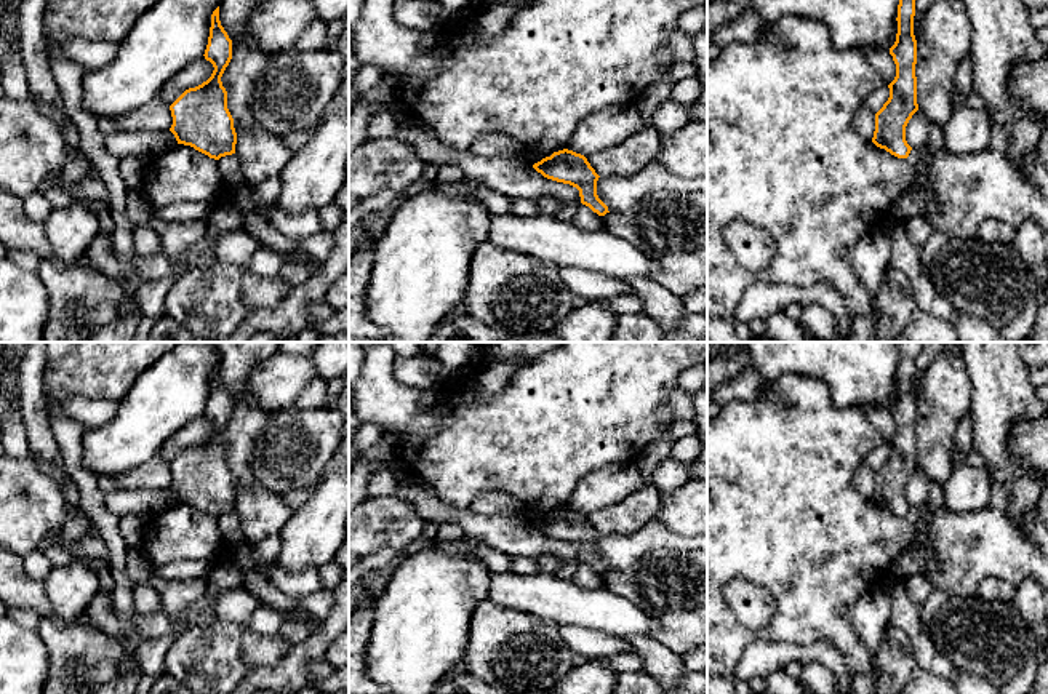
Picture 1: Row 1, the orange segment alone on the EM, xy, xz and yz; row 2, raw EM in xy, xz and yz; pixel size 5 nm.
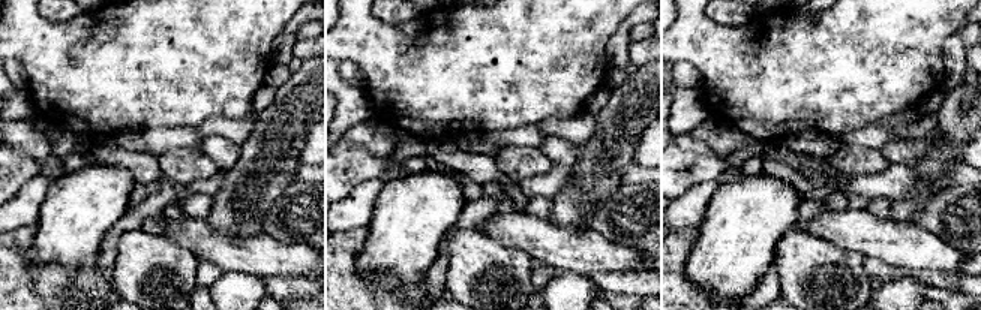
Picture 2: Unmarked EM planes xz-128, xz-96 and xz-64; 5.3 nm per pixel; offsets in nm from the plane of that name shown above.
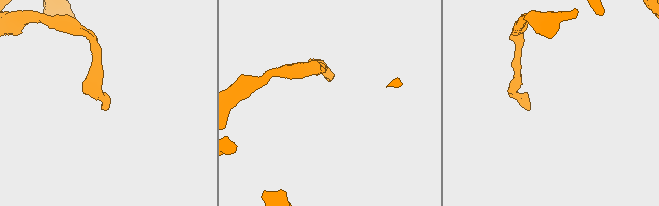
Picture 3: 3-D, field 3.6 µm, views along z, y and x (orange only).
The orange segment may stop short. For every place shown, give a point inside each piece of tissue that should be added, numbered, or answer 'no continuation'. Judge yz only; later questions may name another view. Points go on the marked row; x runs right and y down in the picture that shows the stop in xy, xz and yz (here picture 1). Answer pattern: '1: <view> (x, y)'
no continuation

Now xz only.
no continuation

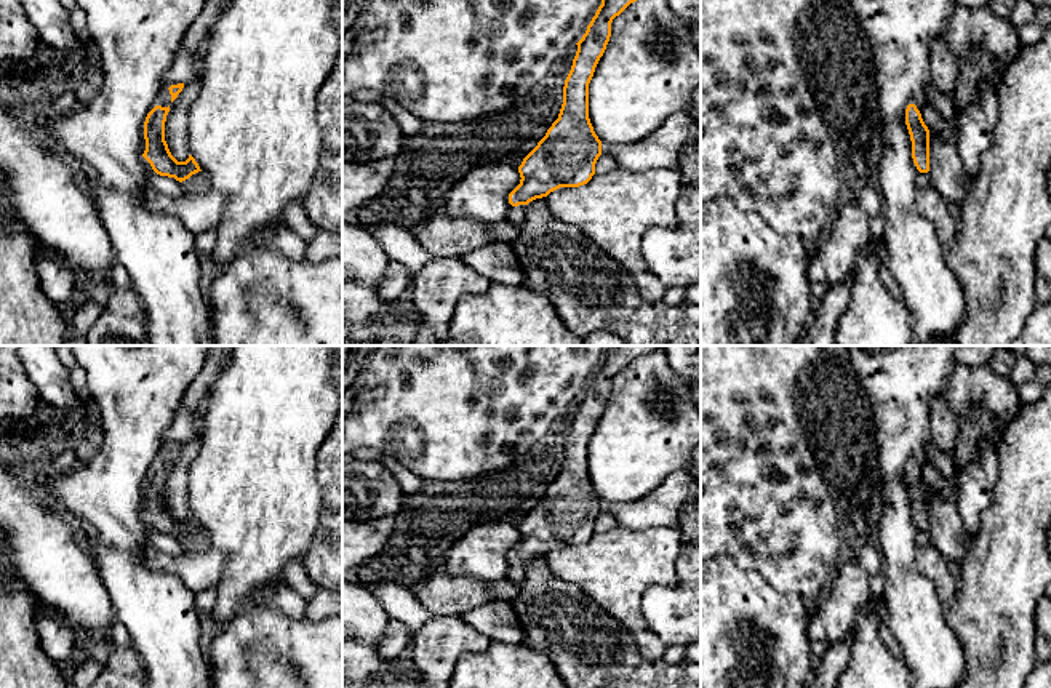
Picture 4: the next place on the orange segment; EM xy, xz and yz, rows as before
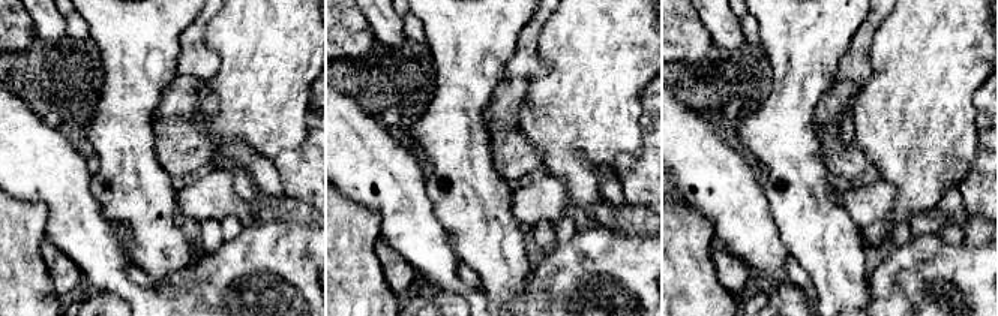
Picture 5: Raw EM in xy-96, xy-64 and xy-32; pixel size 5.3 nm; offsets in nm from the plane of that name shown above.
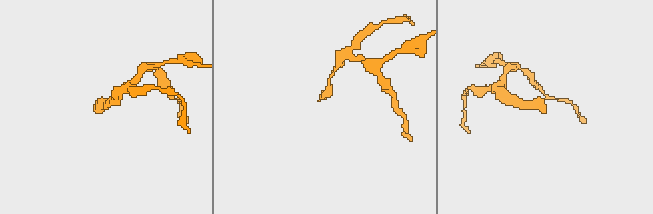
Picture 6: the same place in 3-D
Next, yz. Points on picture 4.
1: yz (931, 117)

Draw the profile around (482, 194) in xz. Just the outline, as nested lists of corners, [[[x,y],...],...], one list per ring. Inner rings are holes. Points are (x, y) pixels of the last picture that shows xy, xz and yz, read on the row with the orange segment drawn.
[[[483,165],[469,171],[438,200],[434,213],[451,218],[470,218],[494,226],[507,216],[507,197],[520,184],[518,168]]]

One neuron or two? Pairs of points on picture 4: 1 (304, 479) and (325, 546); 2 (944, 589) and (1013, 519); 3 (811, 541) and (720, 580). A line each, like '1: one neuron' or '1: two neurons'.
1: two neurons
2: two neurons
3: two neurons

